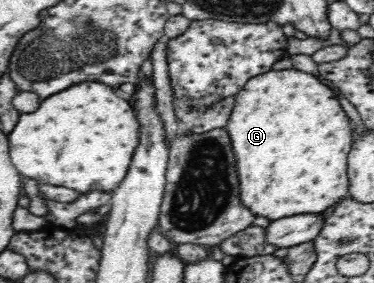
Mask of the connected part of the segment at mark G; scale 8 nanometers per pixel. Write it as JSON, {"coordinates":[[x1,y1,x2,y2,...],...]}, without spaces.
{"coordinates":[[296,68,269,70,265,73,260,73,255,77,249,78,247,83,241,88,235,97,235,105,232,109,231,115,225,125,229,136,231,136,231,143,233,144,233,151,237,156,237,168,241,181,241,200,244,205,247,205,258,215,264,215,273,220,280,220,284,217,289,217,297,214,305,213,323,213,330,211,341,199,348,197,348,163,349,153,353,147,353,125,347,111,343,108,337,91,331,88,327,83,324,83,318,76,313,73,307,73]]}

